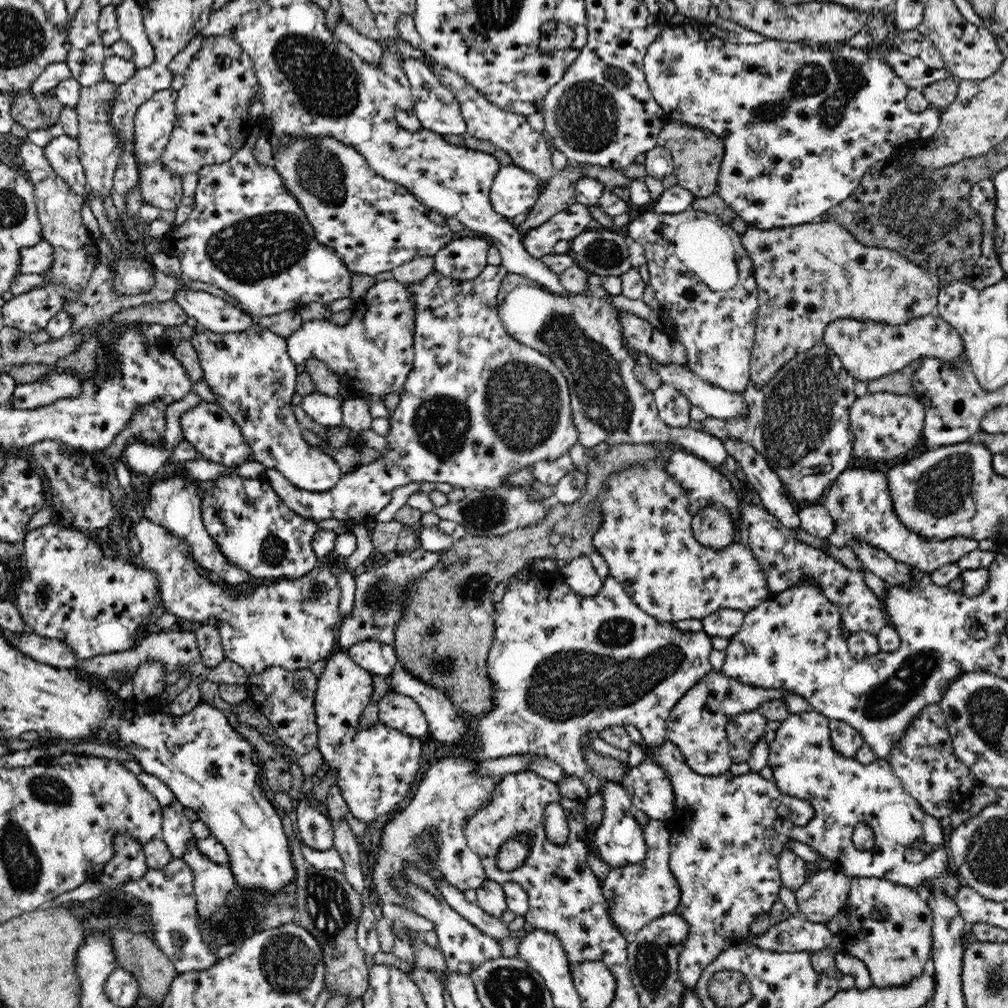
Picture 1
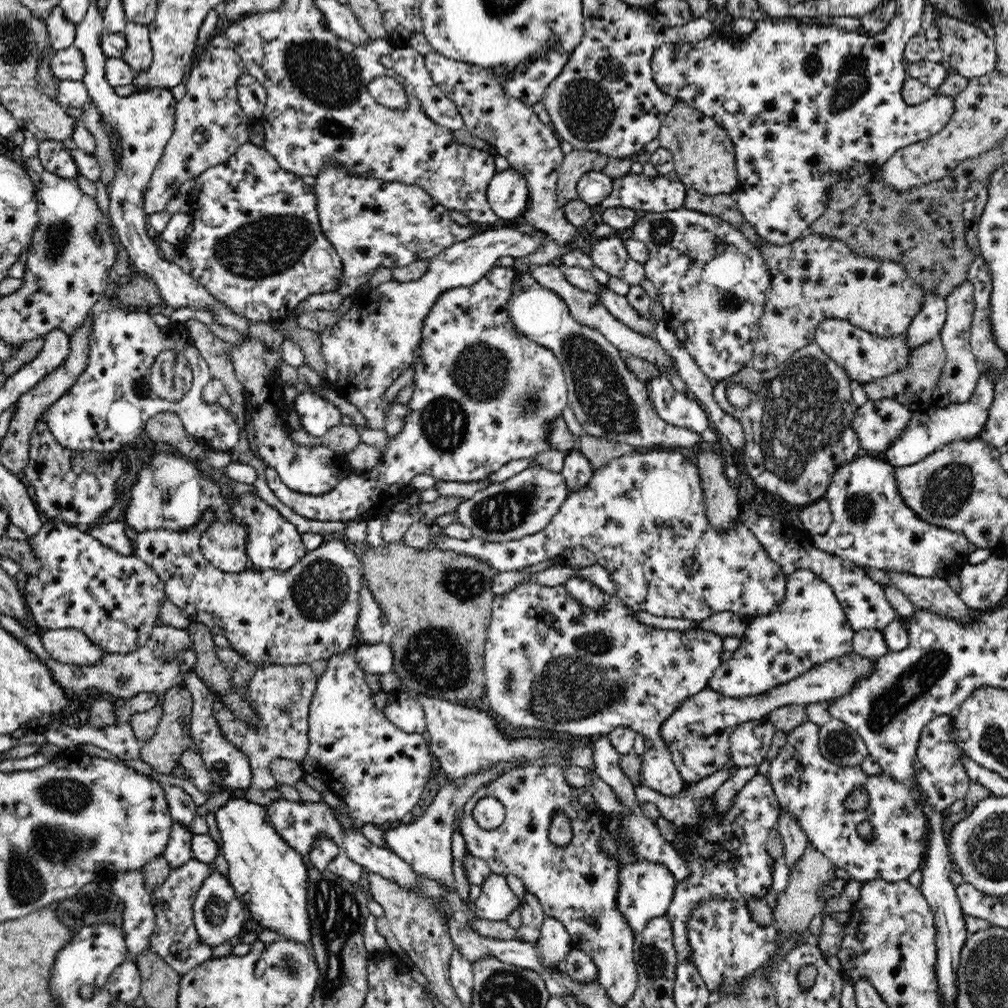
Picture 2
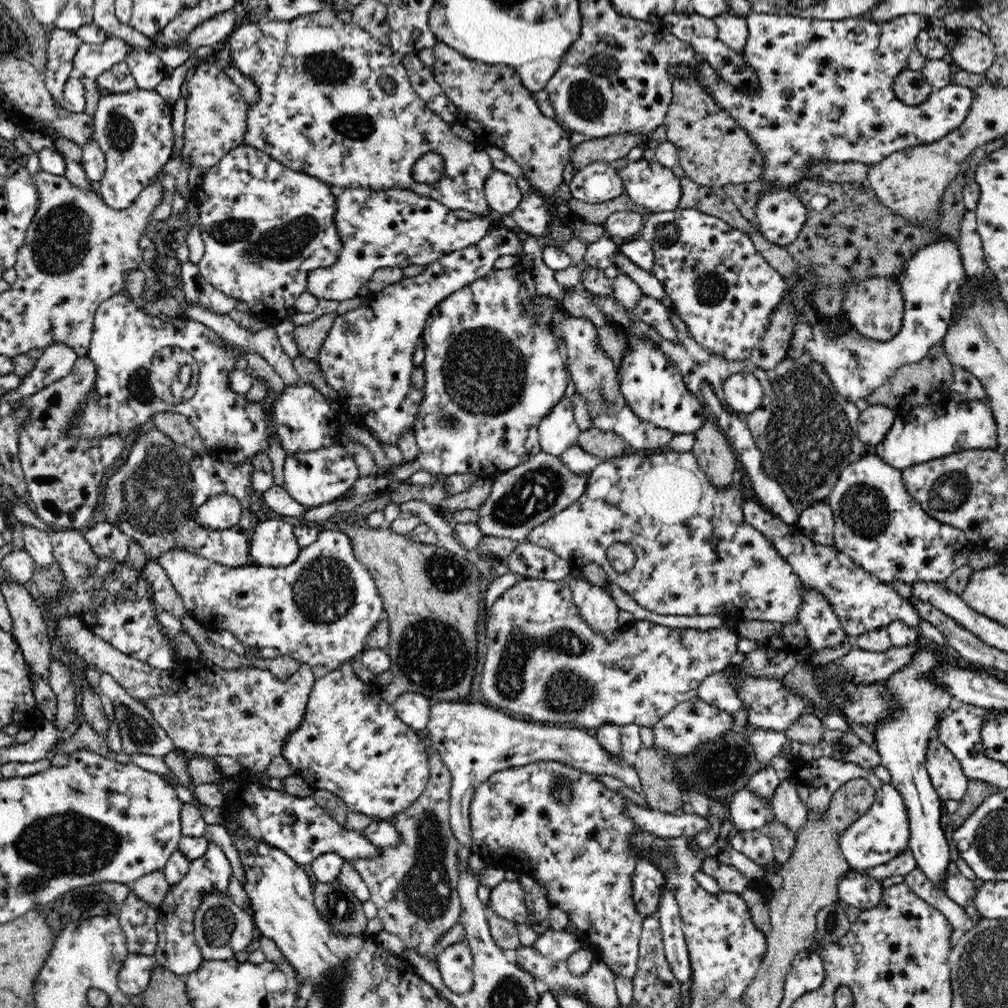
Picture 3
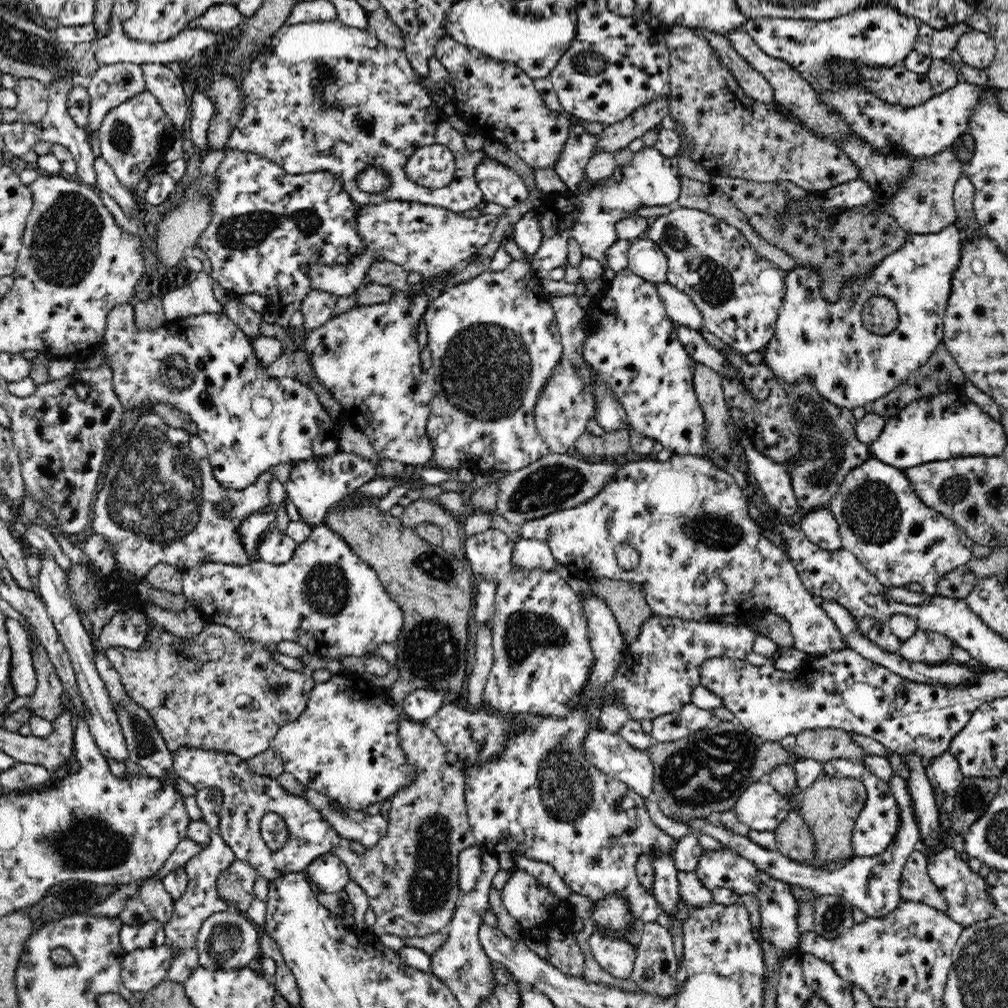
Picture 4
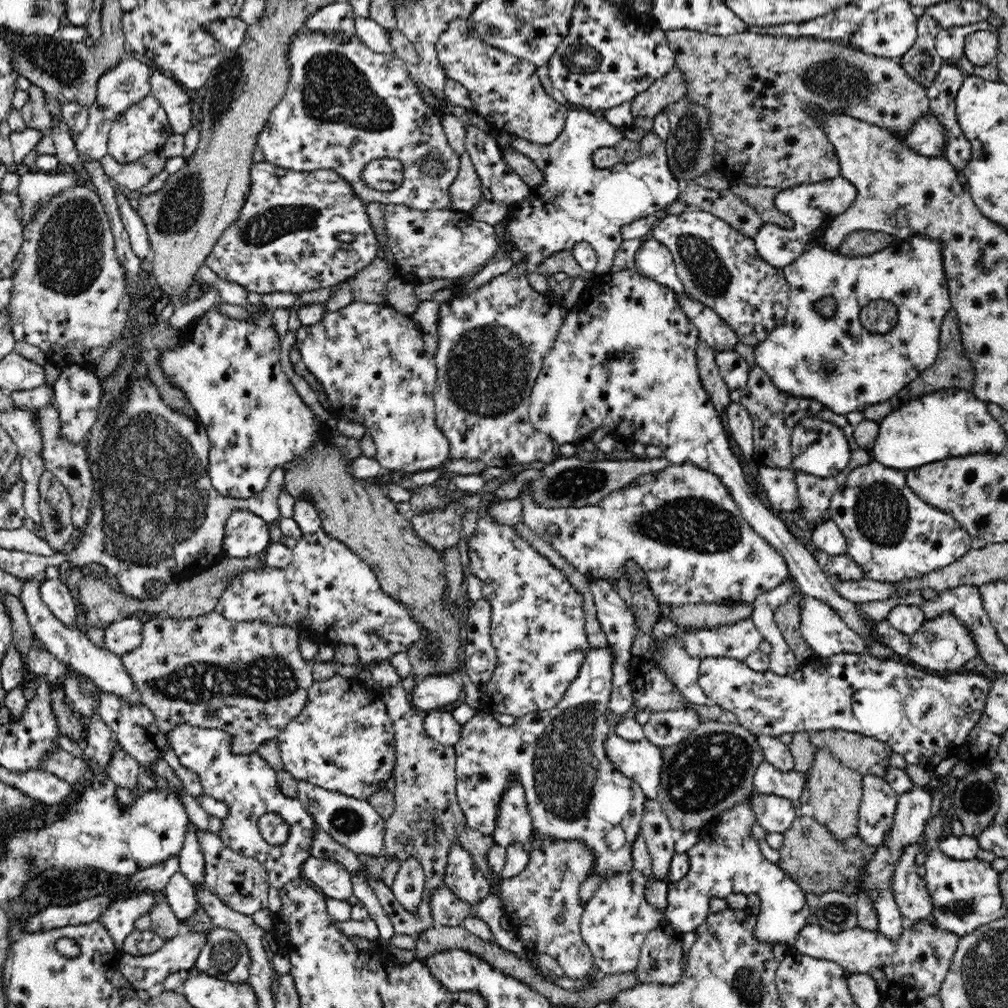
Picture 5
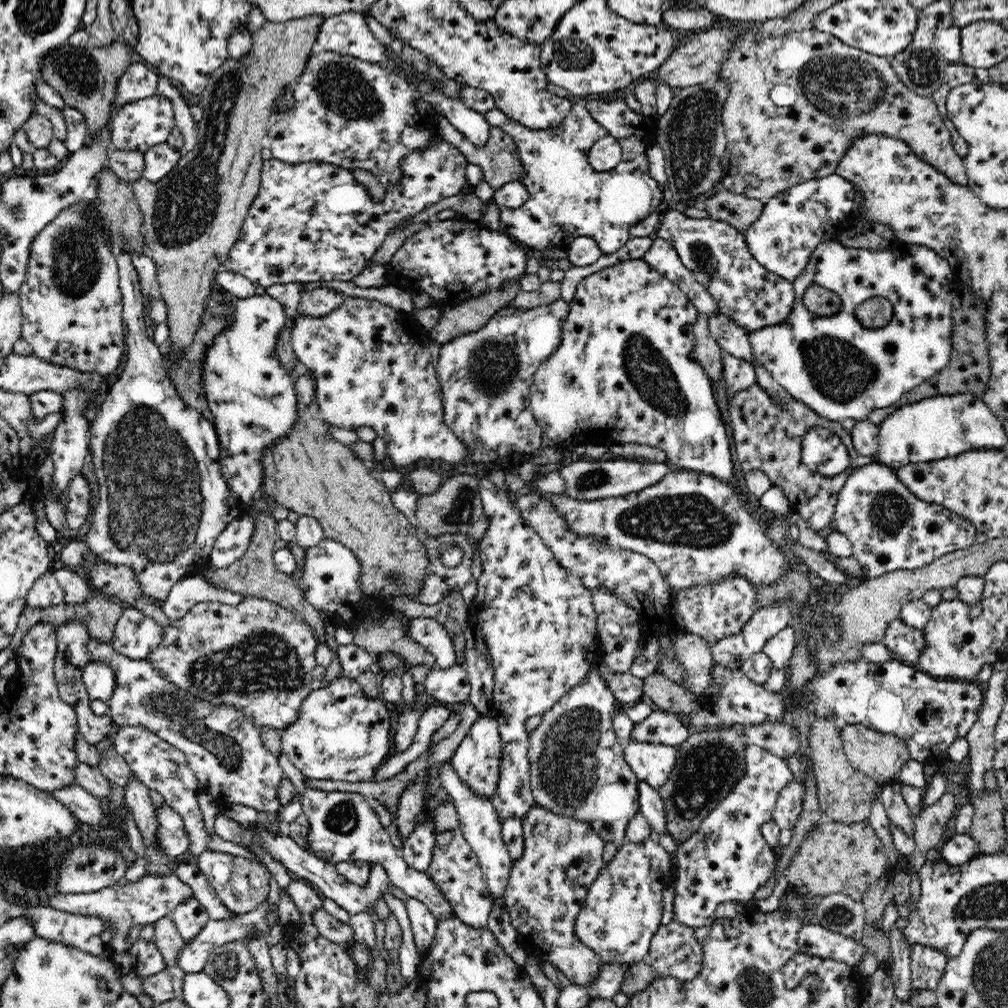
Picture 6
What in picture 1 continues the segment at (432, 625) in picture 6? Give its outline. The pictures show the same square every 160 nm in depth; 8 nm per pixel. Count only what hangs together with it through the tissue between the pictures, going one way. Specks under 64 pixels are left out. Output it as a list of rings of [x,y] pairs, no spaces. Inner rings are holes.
[[[143,517],[135,528],[135,535],[141,545],[135,560],[142,567],[156,573],[163,606],[184,620],[216,626],[226,658],[242,666],[250,675],[260,674],[270,666],[292,671],[310,669],[314,663],[328,659],[342,649],[338,645],[338,628],[345,615],[340,613],[342,590],[338,571],[340,562],[337,559],[332,557],[318,560],[316,566],[300,578],[253,581],[252,587],[238,589],[238,586],[228,585],[220,578],[212,581],[210,575],[205,574],[200,563],[194,559],[188,543],[176,538],[162,526]]]

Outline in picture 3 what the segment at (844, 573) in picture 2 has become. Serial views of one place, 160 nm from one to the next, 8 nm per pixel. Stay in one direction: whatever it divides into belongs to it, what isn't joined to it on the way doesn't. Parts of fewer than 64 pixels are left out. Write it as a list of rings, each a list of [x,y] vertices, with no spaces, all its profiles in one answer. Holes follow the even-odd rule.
[[[743,502],[744,519],[754,526],[776,548],[778,555],[784,557],[797,574],[803,589],[822,594],[838,615],[840,624],[849,637],[868,631],[887,627],[894,620],[902,620],[913,629],[921,632],[922,618],[919,612],[894,591],[893,584],[882,583],[878,578],[862,569],[850,556],[840,553],[834,546],[821,546],[810,541],[797,523],[787,524],[772,515],[766,508],[760,508],[754,502]]]

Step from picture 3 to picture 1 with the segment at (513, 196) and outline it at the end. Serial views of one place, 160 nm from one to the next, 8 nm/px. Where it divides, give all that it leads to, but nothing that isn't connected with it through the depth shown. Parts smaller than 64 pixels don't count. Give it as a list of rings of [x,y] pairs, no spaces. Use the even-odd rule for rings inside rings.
[[[501,166],[490,188],[494,210],[511,220],[527,213],[538,200],[540,190],[537,180],[528,172],[513,166]]]

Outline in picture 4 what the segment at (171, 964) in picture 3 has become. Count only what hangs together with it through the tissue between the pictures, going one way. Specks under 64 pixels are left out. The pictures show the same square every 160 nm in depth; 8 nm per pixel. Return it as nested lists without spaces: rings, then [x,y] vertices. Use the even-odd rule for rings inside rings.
[[[220,841],[220,854],[216,856],[214,850],[202,849],[198,854],[194,854],[184,866],[188,882],[182,898],[179,898],[173,904],[172,918],[164,926],[165,944],[177,950],[172,966],[167,972],[168,980],[176,983],[182,983],[192,974],[192,971],[199,966],[197,951],[197,936],[201,929],[202,923],[215,912],[222,912],[229,909],[216,890],[216,878],[222,870],[226,870],[234,859],[233,850],[224,842]],[[220,856],[220,858],[218,858]]]

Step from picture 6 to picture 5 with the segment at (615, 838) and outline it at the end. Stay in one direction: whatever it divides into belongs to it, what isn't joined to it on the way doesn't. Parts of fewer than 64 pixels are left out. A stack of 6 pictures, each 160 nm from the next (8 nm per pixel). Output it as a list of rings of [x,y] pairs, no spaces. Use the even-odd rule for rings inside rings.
[[[608,647],[590,650],[586,654],[581,670],[560,698],[556,706],[538,713],[522,715],[515,726],[506,727],[491,714],[485,715],[478,710],[468,722],[462,725],[460,740],[453,744],[456,760],[457,800],[466,824],[474,830],[492,835],[496,828],[496,812],[501,802],[504,788],[517,776],[526,790],[528,808],[531,812],[532,826],[545,838],[579,838],[596,853],[593,874],[602,874],[610,878],[620,872],[634,871],[632,842],[640,834],[640,820],[644,810],[646,796],[641,786],[625,774],[622,774],[606,754],[605,742],[614,729],[609,721],[609,700],[611,699],[613,653]],[[614,828],[620,828],[625,835],[624,844],[618,849],[606,843],[606,834]]]

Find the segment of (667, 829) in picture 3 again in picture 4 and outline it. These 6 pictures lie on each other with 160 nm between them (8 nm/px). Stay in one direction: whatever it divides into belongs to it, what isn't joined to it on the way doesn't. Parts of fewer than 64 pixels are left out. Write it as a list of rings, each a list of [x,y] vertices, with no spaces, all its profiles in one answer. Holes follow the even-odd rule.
[[[896,773],[889,784],[892,795],[898,804],[900,822],[898,822],[898,832],[892,838],[892,842],[886,846],[886,850],[878,856],[854,856],[836,867],[834,870],[826,870],[810,864],[802,864],[793,861],[780,854],[780,851],[771,851],[762,846],[758,846],[748,837],[728,831],[722,827],[714,825],[713,817],[694,818],[690,826],[694,828],[695,835],[708,834],[712,838],[719,840],[721,844],[729,846],[732,850],[743,854],[744,858],[752,860],[755,865],[768,874],[776,877],[780,881],[788,882],[792,885],[800,886],[818,897],[822,895],[834,895],[845,898],[854,908],[863,910],[870,918],[887,917],[898,905],[901,900],[899,888],[901,884],[901,874],[910,856],[914,852],[916,844],[921,840],[919,826],[913,809],[912,795],[910,795],[907,779],[901,774]]]

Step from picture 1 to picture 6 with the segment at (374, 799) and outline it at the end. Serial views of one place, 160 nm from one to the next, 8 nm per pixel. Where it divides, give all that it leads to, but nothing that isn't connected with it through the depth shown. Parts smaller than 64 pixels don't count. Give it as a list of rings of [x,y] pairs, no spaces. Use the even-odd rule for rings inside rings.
[[[340,676],[304,699],[296,722],[282,730],[281,752],[306,777],[316,780],[368,782],[390,750],[390,712],[381,698],[367,698],[360,683]]]

